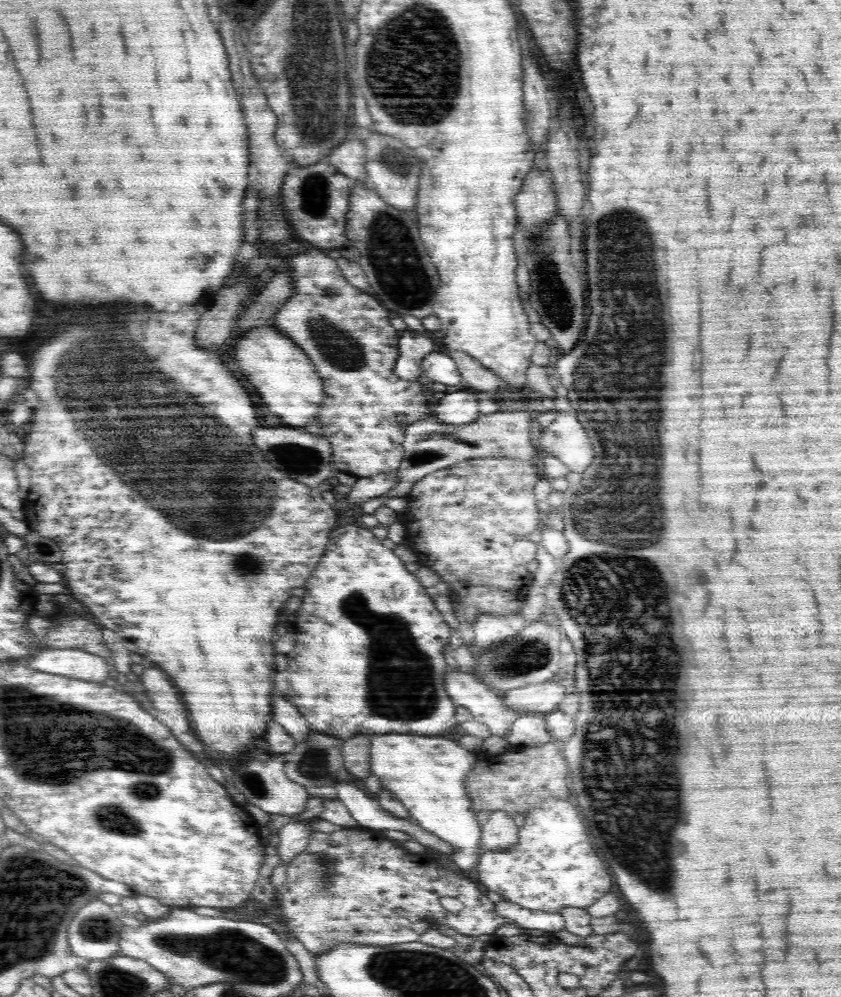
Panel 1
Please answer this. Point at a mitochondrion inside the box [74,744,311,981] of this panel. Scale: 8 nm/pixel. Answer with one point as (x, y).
(100, 929)

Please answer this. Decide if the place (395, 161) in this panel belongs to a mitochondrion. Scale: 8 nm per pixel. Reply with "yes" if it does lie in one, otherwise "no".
yes

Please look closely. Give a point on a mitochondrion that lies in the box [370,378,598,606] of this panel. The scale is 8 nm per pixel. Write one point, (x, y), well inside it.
(432, 451)

